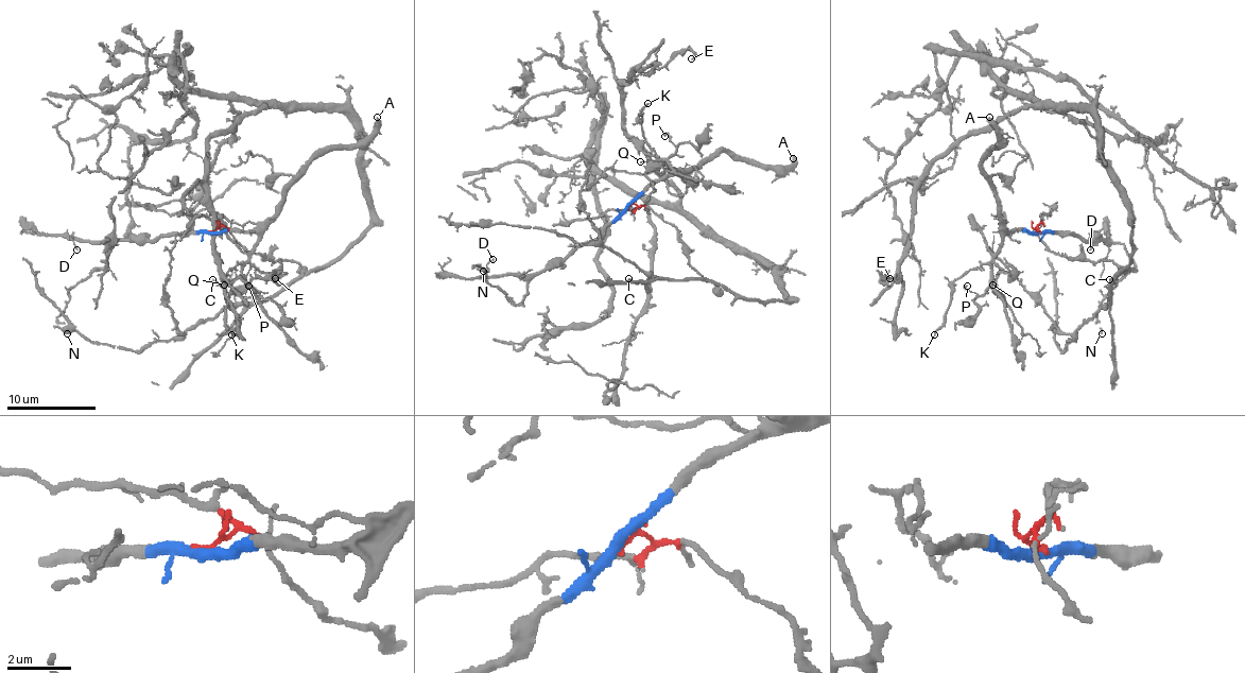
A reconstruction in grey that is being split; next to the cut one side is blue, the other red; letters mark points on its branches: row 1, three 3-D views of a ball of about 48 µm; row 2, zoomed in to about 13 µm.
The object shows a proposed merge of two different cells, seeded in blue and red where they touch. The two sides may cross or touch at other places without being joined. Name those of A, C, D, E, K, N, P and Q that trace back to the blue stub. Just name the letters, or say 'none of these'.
A, D, K, N, P, Q

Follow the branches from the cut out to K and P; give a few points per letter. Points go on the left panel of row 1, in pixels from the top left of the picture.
K: (212, 233), (235, 230), (257, 235), (255, 253), (226, 275), (226, 324), (232, 334)
P: (212, 233), (235, 230), (257, 235), (257, 245), (241, 277), (259, 295), (248, 286)

